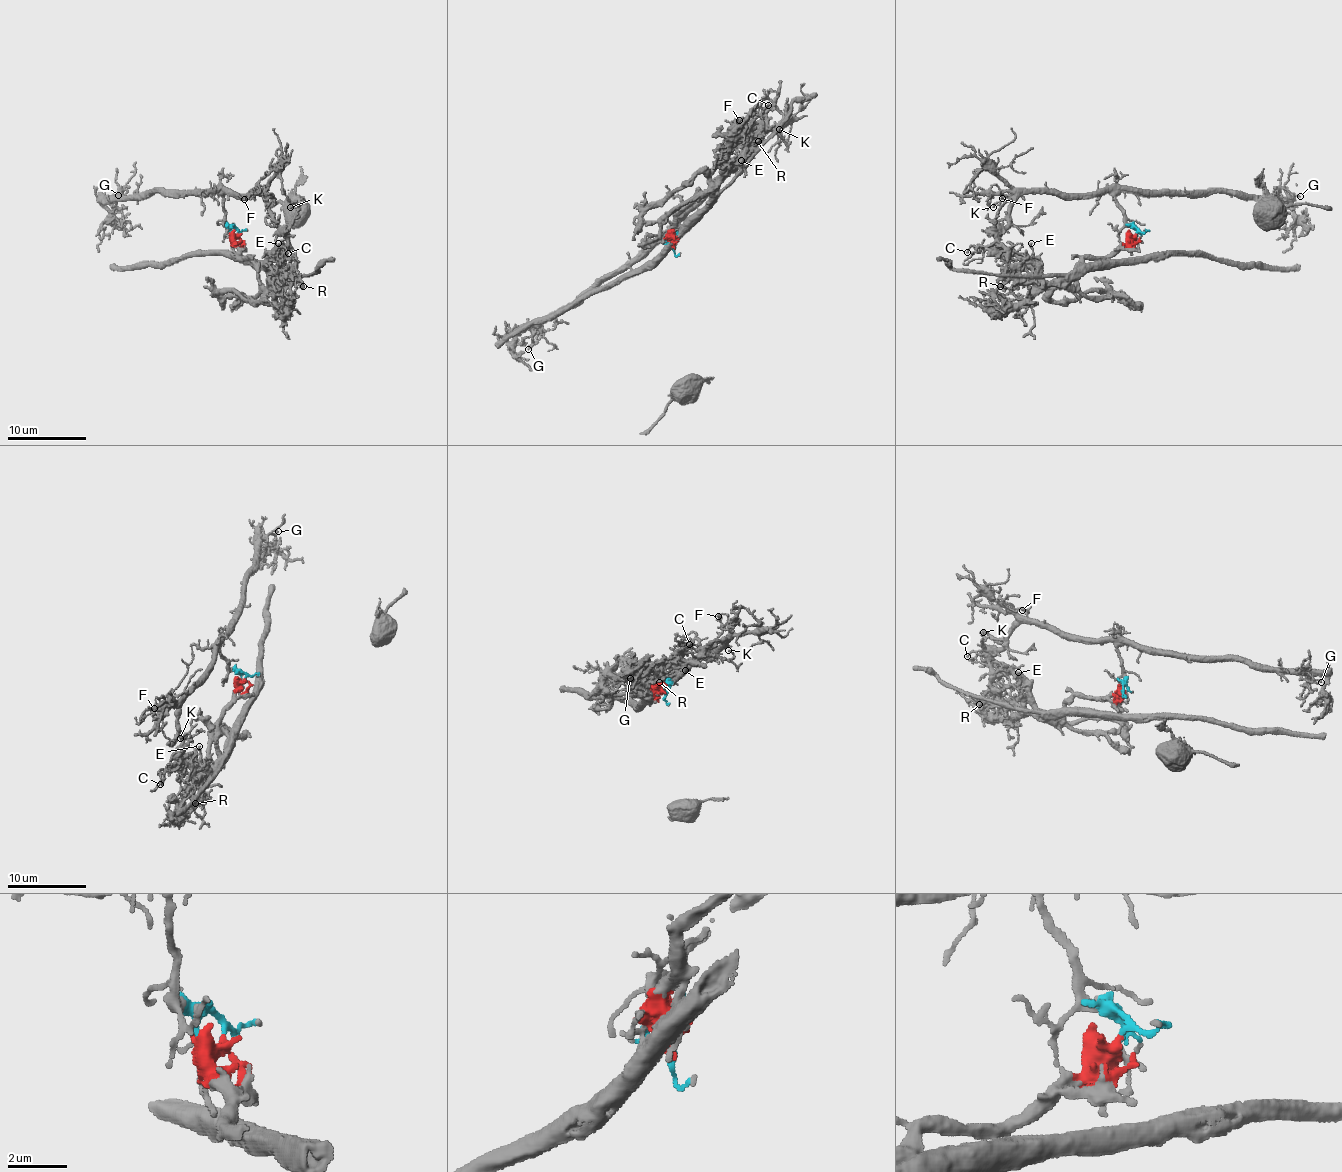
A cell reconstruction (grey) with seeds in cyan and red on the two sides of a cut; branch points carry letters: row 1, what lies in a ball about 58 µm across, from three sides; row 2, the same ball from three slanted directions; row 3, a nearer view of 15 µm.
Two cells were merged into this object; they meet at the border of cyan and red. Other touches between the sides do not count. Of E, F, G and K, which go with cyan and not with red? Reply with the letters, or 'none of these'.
F, G, K

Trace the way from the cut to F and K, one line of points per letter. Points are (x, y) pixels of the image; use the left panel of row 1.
F: (237, 232), (224, 220), (224, 193), (261, 192), (249, 194), (244, 200)
K: (237, 232), (224, 220), (224, 193), (260, 194), (278, 225), (288, 226), (297, 204), (294, 202), (290, 208)

